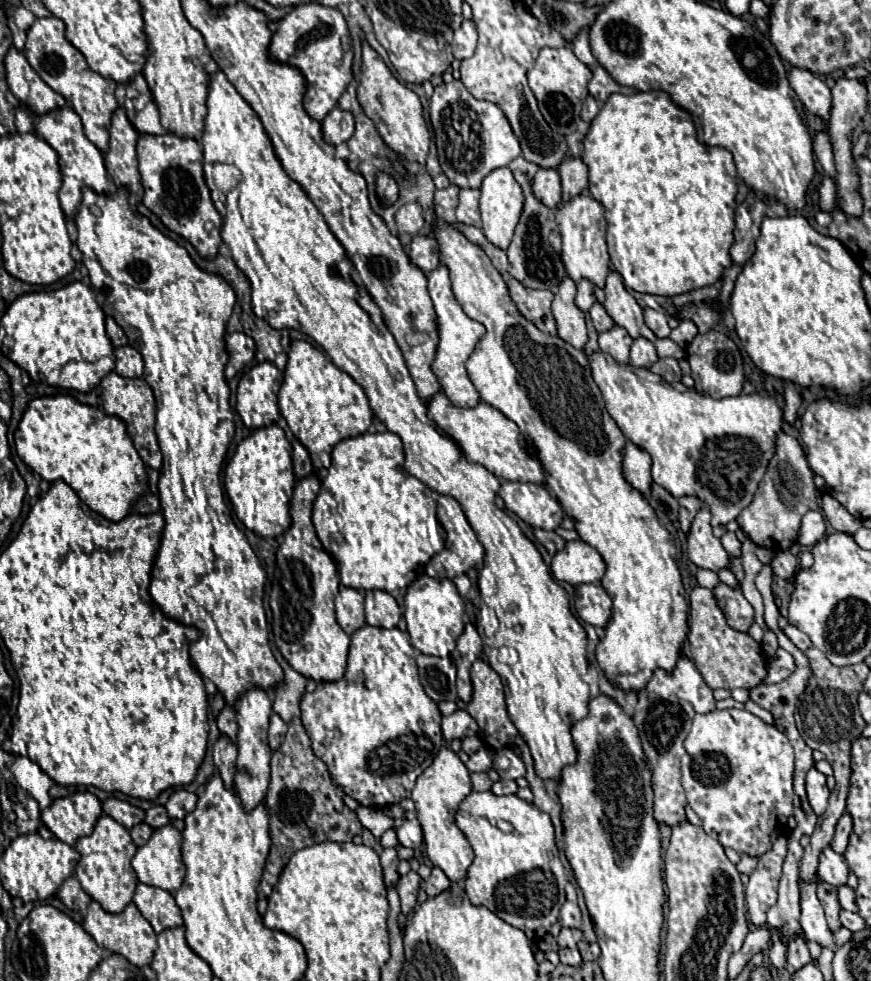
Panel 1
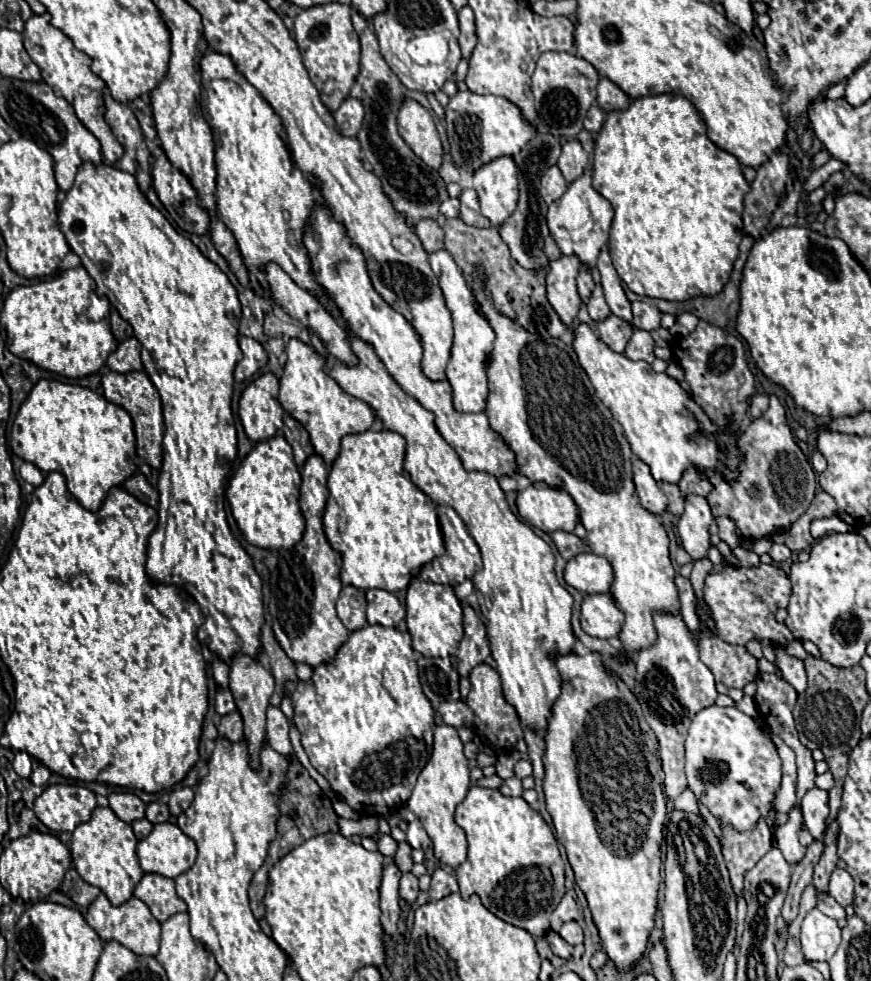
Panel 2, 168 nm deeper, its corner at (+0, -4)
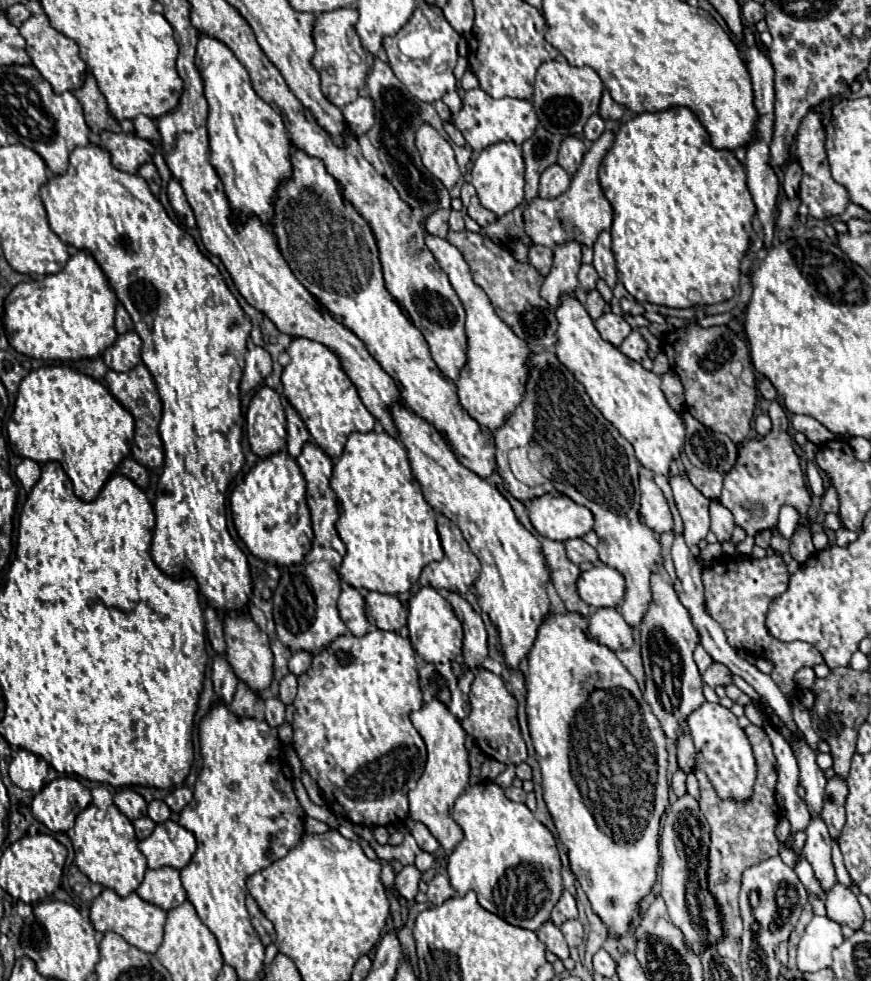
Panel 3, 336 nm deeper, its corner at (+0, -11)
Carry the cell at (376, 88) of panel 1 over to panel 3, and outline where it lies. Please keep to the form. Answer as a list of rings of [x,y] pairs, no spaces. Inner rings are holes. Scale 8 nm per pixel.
[[[422,125],[416,133],[416,147],[420,151],[424,167],[450,191],[460,179],[460,169],[452,145],[440,137],[434,127]]]

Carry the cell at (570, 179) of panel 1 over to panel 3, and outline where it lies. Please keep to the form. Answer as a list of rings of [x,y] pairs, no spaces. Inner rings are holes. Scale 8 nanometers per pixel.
[[[564,137],[560,151],[558,151],[558,165],[568,175],[574,175],[582,163],[584,153],[586,153],[586,147],[578,137]]]

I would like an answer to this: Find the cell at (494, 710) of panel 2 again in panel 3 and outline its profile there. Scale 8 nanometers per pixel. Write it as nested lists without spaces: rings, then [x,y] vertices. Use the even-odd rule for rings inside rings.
[[[480,669],[470,691],[470,715],[462,721],[464,731],[474,737],[476,745],[484,751],[484,755],[506,763],[506,765],[518,765],[526,761],[526,743],[520,735],[518,719],[516,719],[516,699],[506,689],[502,677]]]

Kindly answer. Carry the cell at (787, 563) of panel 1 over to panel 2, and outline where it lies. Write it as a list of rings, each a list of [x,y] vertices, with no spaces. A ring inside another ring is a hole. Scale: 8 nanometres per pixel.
[[[772,544],[772,550],[770,550],[770,558],[774,560],[774,562],[784,562],[784,560],[788,560],[792,556],[792,552],[788,550],[788,546],[786,544]]]

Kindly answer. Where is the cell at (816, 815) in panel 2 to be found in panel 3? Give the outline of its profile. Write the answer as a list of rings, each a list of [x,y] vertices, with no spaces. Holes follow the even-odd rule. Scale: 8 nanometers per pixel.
[[[812,819],[808,829],[806,829],[806,843],[804,843],[804,857],[806,861],[812,865],[814,869],[814,877],[820,881],[822,889],[828,893],[836,883],[836,873],[834,873],[834,865],[832,865],[832,857],[830,857],[830,835],[828,829],[824,825],[822,819]]]

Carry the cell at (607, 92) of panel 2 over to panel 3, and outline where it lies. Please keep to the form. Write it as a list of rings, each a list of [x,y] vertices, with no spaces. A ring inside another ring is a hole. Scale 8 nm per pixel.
[[[608,91],[602,93],[602,101],[600,101],[600,117],[602,117],[604,121],[618,121],[618,119],[624,115],[624,111],[626,111],[626,107],[620,105],[620,103],[616,103],[616,101],[610,97]]]

